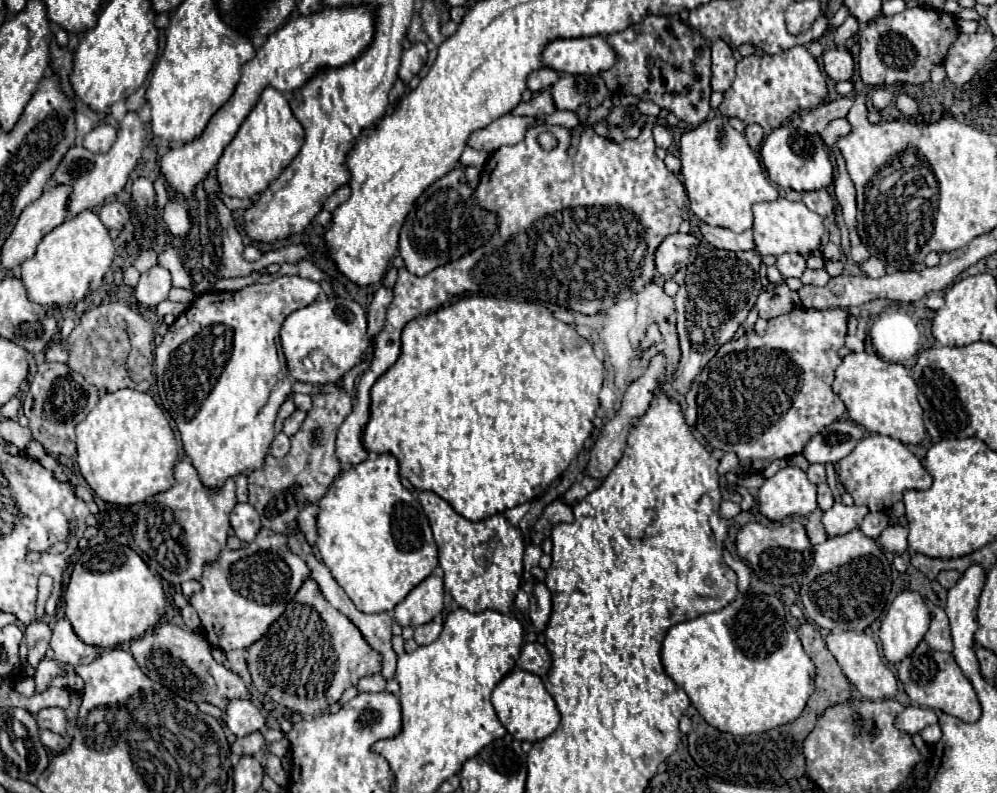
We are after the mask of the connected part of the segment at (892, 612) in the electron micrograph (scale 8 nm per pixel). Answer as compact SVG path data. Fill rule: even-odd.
M903 590L893 600L881 622L879 638L885 658L891 664L907 658L923 640L929 628L929 620L929 608L925 606L921 594L913 590Z

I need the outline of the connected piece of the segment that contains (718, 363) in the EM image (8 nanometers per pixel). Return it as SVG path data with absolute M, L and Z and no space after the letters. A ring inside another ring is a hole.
M797 308L795 312L769 320L765 336L751 332L735 342L723 344L701 372L697 390L697 430L711 448L737 454L743 476L763 472L777 458L799 454L813 434L821 432L845 412L845 404L831 390L831 384L833 372L841 364L841 356L837 352L845 344L847 314L849 312L841 308Z

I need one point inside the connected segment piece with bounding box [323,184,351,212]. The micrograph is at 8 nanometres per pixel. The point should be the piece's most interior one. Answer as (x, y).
(339, 196)

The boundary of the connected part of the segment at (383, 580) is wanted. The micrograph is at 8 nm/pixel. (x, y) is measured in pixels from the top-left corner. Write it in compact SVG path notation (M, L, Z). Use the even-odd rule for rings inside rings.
M389 452L369 454L365 462L345 468L333 480L327 494L319 500L317 534L315 550L321 554L323 564L331 570L333 578L347 592L353 604L367 614L393 610L419 582L431 576L439 564L427 516L413 494L401 484L397 458Z

